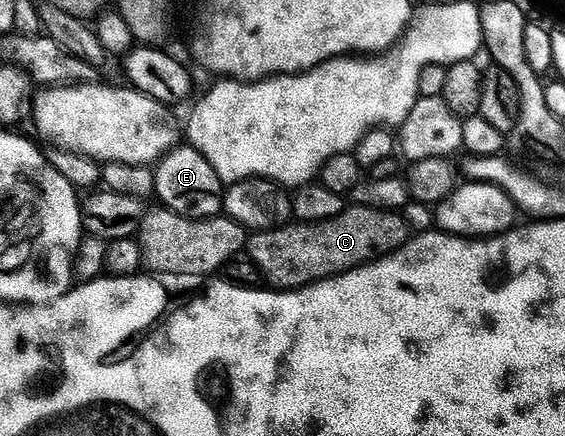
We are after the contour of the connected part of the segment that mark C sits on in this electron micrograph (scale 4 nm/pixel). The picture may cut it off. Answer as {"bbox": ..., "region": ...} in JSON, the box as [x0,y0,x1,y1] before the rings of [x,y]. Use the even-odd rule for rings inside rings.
{"bbox":[246,206,413,291],"region":[[[348,206],[329,221],[300,223],[292,221],[271,231],[254,232],[247,240],[246,254],[268,279],[272,288],[297,291],[322,279],[332,279],[358,267],[364,267],[376,256],[391,255],[412,238],[413,230],[397,211],[378,211],[372,207]]]}

